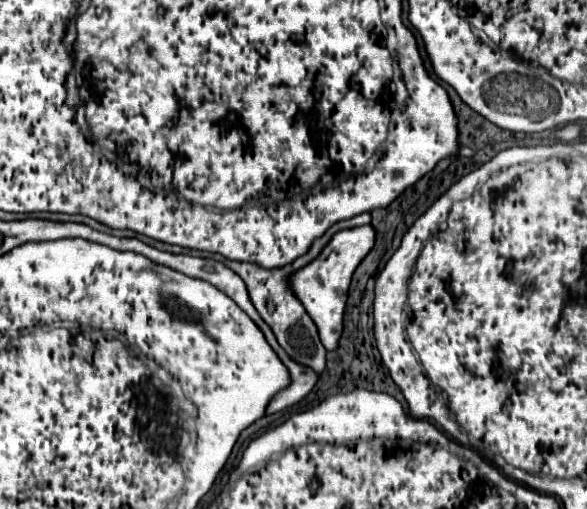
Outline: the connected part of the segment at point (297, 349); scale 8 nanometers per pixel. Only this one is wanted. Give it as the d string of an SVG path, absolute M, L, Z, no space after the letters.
M368 213L356 215L356 217L346 219L346 221L338 221L336 225L332 225L332 227L324 233L324 237L320 237L320 239L316 239L316 241L312 243L312 249L308 249L308 253L304 253L304 257L298 257L296 261L292 261L292 265L284 265L284 269L264 269L264 267L260 267L260 265L256 265L256 263L228 261L228 259L224 259L224 257L220 257L220 255L214 257L214 259L218 259L218 261L222 261L226 267L230 267L238 277L242 277L242 281L244 281L246 287L248 287L250 301L254 303L254 307L256 307L256 311L260 313L260 317L262 317L262 319L270 325L270 329L276 333L276 339L278 339L280 347L282 347L296 363L300 363L300 365L304 365L304 367L310 367L310 369L316 371L316 373L322 373L322 371L324 371L324 365L326 365L326 349L324 349L324 345L322 345L320 339L318 339L316 325L312 323L312 319L308 317L308 313L306 313L306 309L300 305L300 301L292 295L292 291L290 291L290 287L288 287L286 281L288 281L288 277L290 277L296 269L300 269L300 267L304 267L306 263L310 263L312 259L316 259L316 255L318 255L320 249L322 249L322 243L328 241L334 233L342 231L342 229L352 229L352 227L368 225L368 223L370 223L370 215L368 215Z

